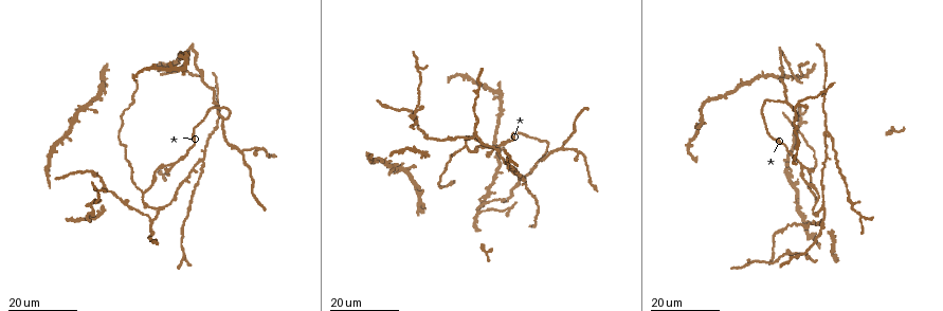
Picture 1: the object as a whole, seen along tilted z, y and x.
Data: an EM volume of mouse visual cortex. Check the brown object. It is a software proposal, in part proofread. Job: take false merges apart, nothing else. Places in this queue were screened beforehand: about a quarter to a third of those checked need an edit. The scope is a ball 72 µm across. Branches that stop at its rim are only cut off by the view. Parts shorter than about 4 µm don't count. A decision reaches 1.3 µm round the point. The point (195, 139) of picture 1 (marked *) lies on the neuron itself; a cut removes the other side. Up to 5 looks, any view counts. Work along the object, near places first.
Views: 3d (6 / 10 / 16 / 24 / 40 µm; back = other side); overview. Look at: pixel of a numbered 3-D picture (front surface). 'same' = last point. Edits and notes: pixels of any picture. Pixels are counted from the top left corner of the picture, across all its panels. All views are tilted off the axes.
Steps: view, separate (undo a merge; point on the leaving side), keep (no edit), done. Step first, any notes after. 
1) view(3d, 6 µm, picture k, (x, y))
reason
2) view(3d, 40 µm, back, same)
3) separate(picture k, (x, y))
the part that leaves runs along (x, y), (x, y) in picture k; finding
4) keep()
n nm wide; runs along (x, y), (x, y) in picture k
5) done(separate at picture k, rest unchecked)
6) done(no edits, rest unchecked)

view(3d, 16 µm, picture 1, (191, 168))

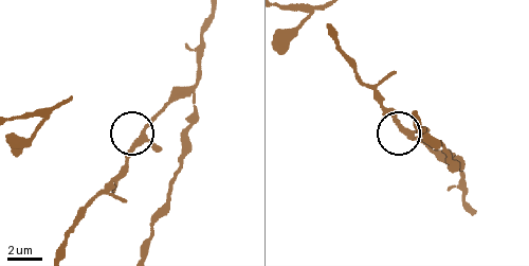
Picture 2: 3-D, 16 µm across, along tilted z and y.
view(3d, 6 µm, picture 2, (411, 134))
zoom in

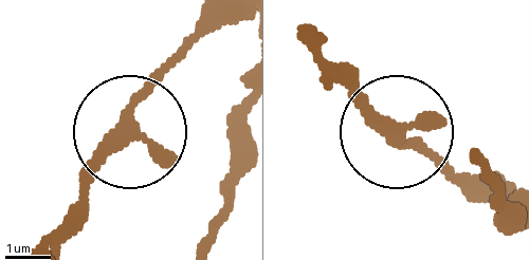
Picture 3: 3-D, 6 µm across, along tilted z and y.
keep()
210 nm wide; runs along (306, 47), (394, 143), (473, 178) in picture 3; one neuron here

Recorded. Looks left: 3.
view(3d, 24 µm, picture 1, (820, 222))
four-way junction

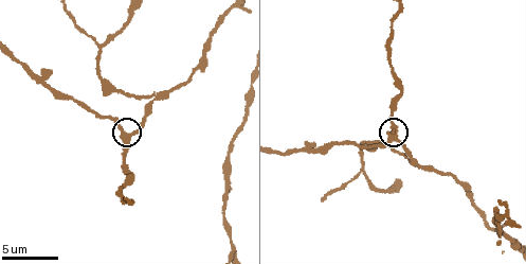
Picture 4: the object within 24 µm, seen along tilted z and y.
view(3d, 10 µm, picture 4, (124, 130))

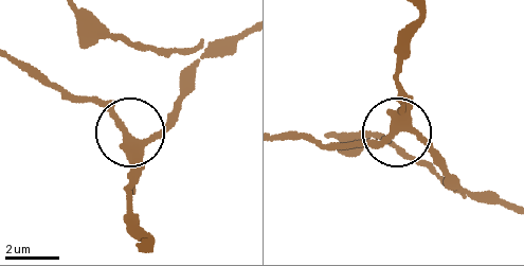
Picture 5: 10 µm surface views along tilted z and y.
separate(picture 5, (113, 113))
4 arms; two neurons meet here

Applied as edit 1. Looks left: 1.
done(separate at picture 5, rest unchecked)

